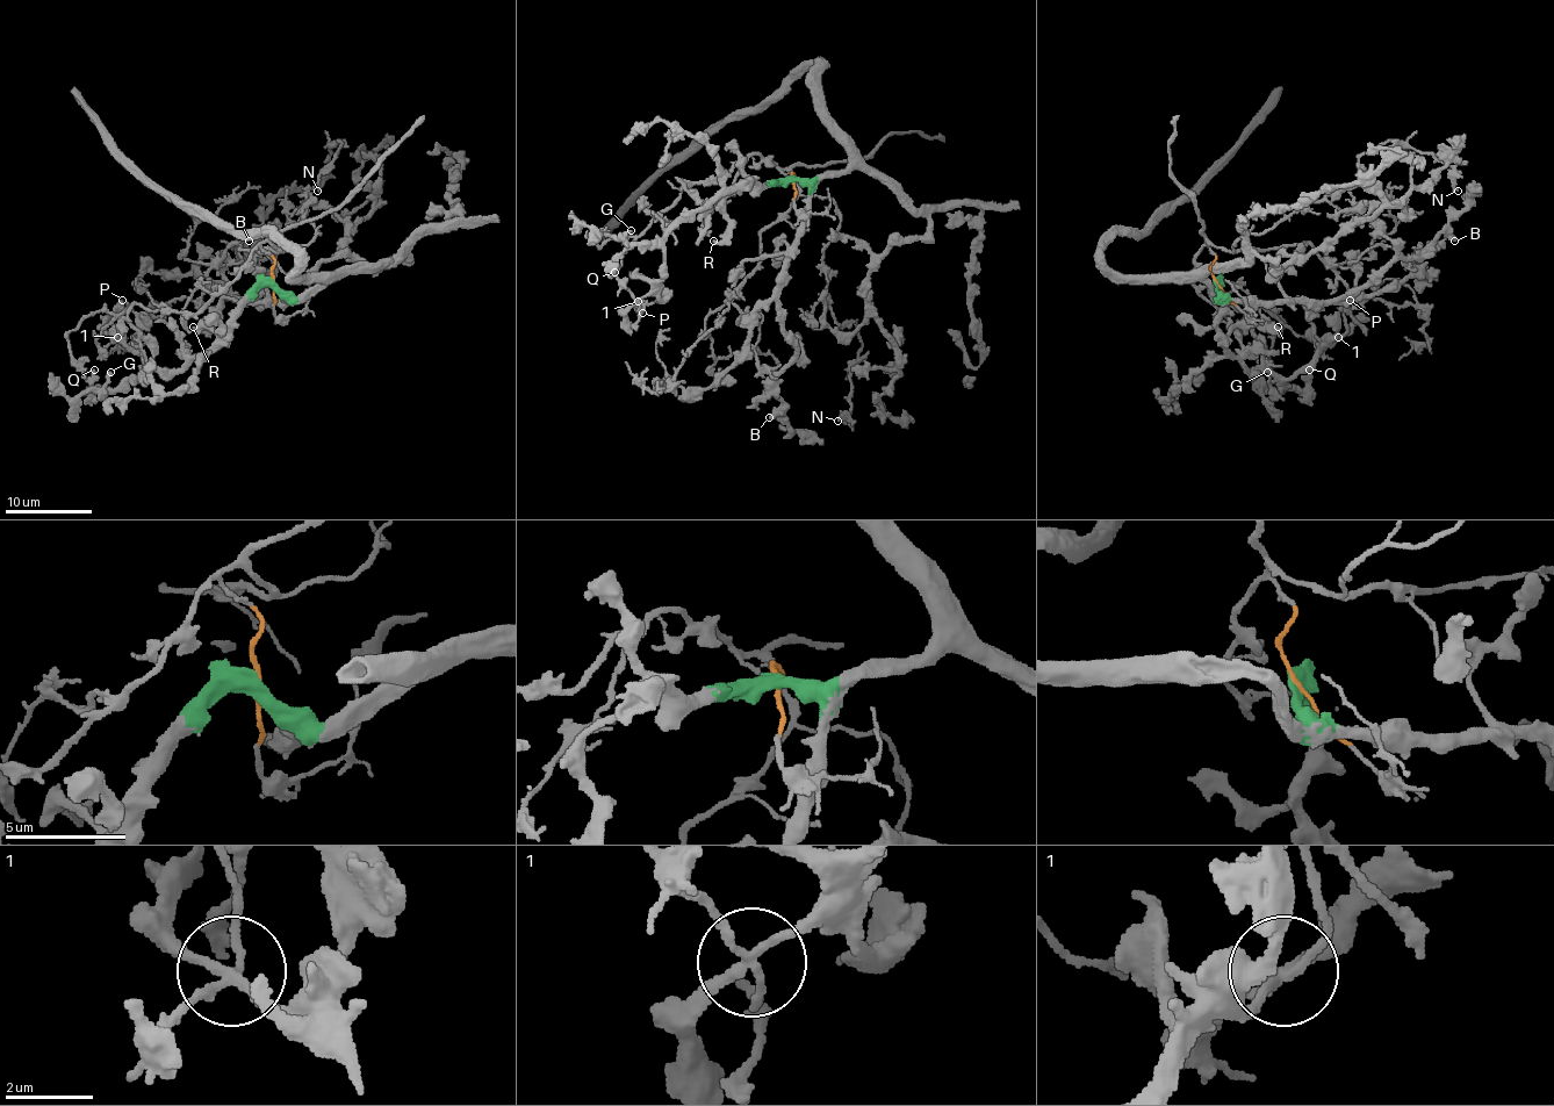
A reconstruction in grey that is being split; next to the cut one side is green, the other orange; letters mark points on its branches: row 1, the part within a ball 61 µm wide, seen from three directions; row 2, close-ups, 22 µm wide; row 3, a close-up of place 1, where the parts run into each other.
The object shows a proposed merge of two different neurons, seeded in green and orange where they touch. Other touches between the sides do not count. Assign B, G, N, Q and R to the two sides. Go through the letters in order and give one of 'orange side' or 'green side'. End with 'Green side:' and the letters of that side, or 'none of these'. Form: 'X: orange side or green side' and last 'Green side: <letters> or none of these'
B: green side
G: green side
N: orange side
Q: green side
R: green side
Green side: B, G, Q, R

